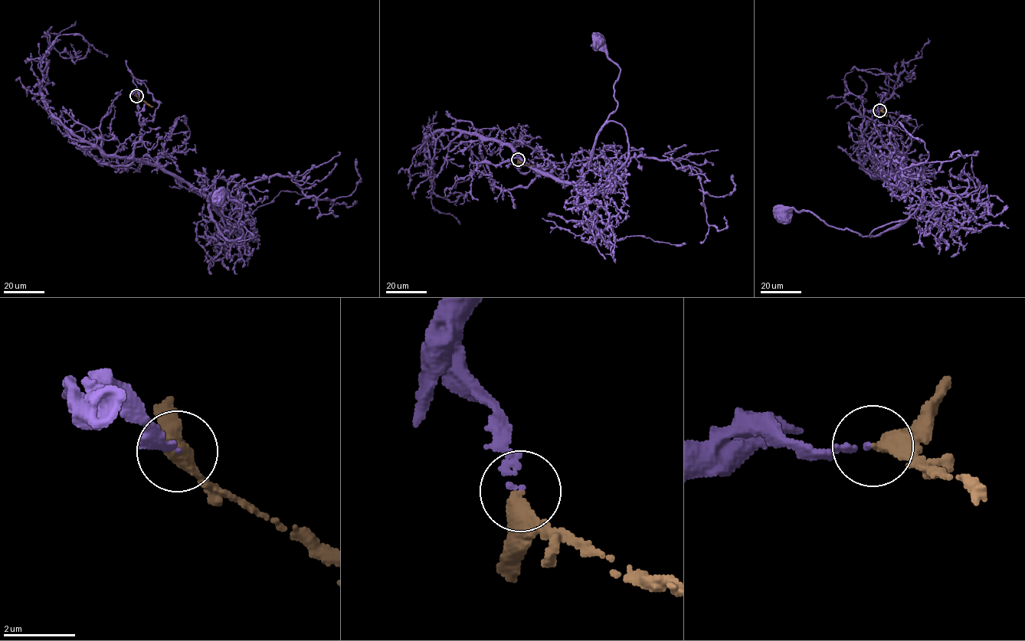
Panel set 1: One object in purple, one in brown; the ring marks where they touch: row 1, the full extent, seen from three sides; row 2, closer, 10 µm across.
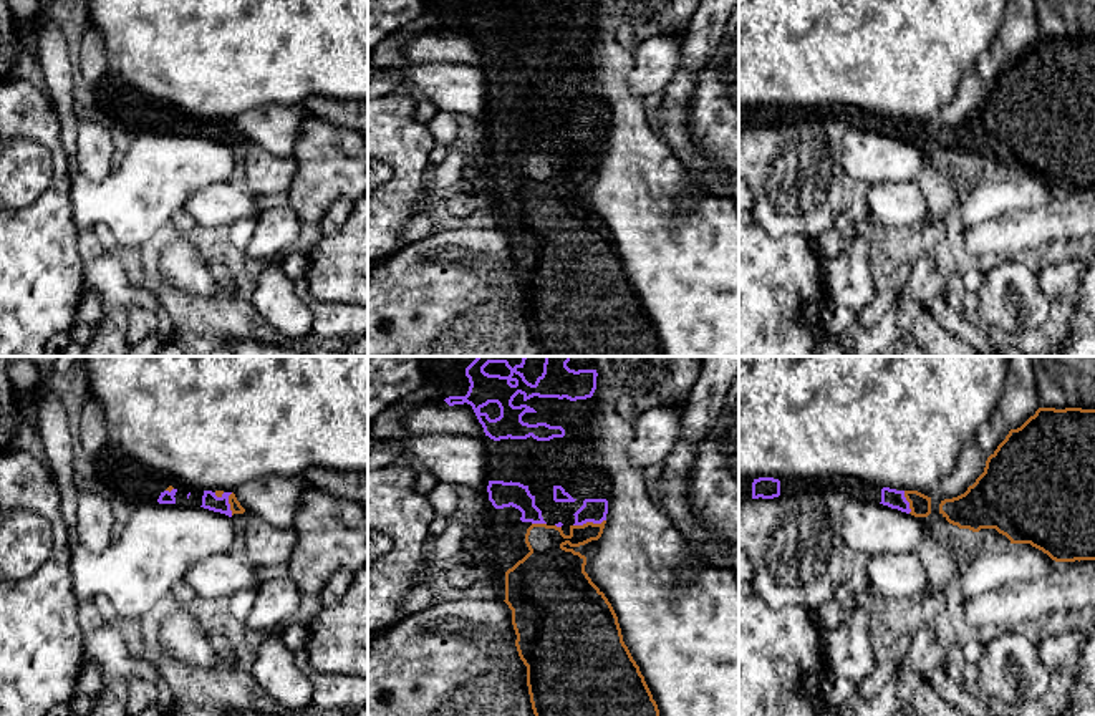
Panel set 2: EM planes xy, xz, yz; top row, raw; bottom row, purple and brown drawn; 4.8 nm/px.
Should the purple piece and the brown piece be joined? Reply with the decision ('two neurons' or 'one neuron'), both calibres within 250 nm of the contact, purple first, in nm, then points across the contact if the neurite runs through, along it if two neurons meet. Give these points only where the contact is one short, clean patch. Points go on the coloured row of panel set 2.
one neuron; calibres 120 and 180 nm; way xz (595, 511), (588, 521), (562, 544), (564, 566)

